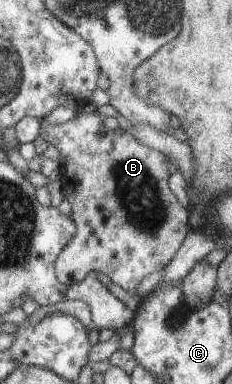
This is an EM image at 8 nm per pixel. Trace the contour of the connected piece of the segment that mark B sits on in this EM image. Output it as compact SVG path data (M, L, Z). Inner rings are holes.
M95 111L78 114L62 124L41 121L39 135L60 154L61 191L65 201L70 203L70 217L75 226L74 236L54 263L54 272L57 281L65 287L96 272L106 275L129 295L135 295L142 279L164 268L185 241L189 231L188 211L168 186L170 161L162 153L135 141L125 131L104 129L102 121Z

